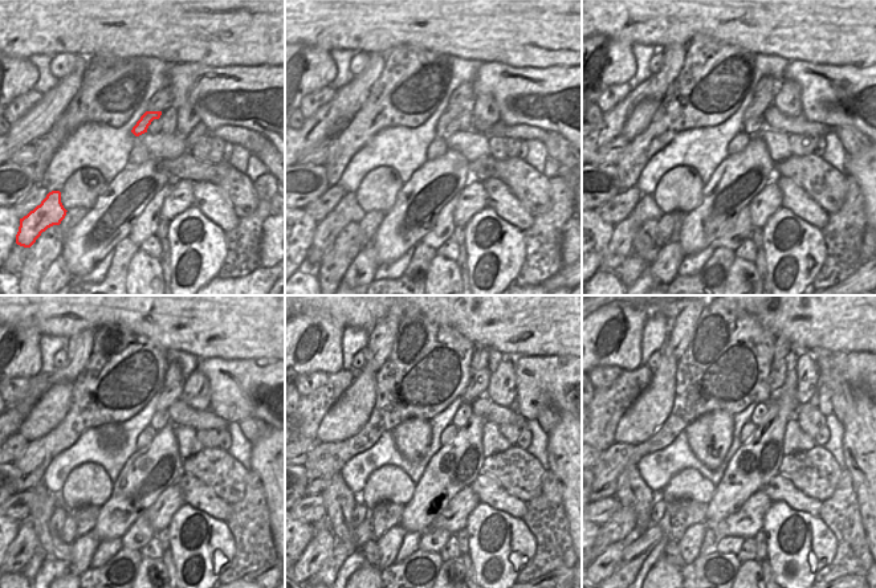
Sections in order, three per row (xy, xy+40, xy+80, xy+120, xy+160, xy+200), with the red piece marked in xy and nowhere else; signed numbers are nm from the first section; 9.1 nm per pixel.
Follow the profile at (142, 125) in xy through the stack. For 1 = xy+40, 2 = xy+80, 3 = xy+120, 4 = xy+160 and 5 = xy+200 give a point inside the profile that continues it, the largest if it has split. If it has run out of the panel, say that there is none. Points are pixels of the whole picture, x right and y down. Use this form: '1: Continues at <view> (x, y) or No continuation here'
1: Continues at xy+40 (453, 111)
2: Continues at xy+80 (765, 98)
3: Continues at xy+120 (171, 393)
4: Continues at xy+160 (479, 383)
5: Continues at xy+200 (778, 372).

